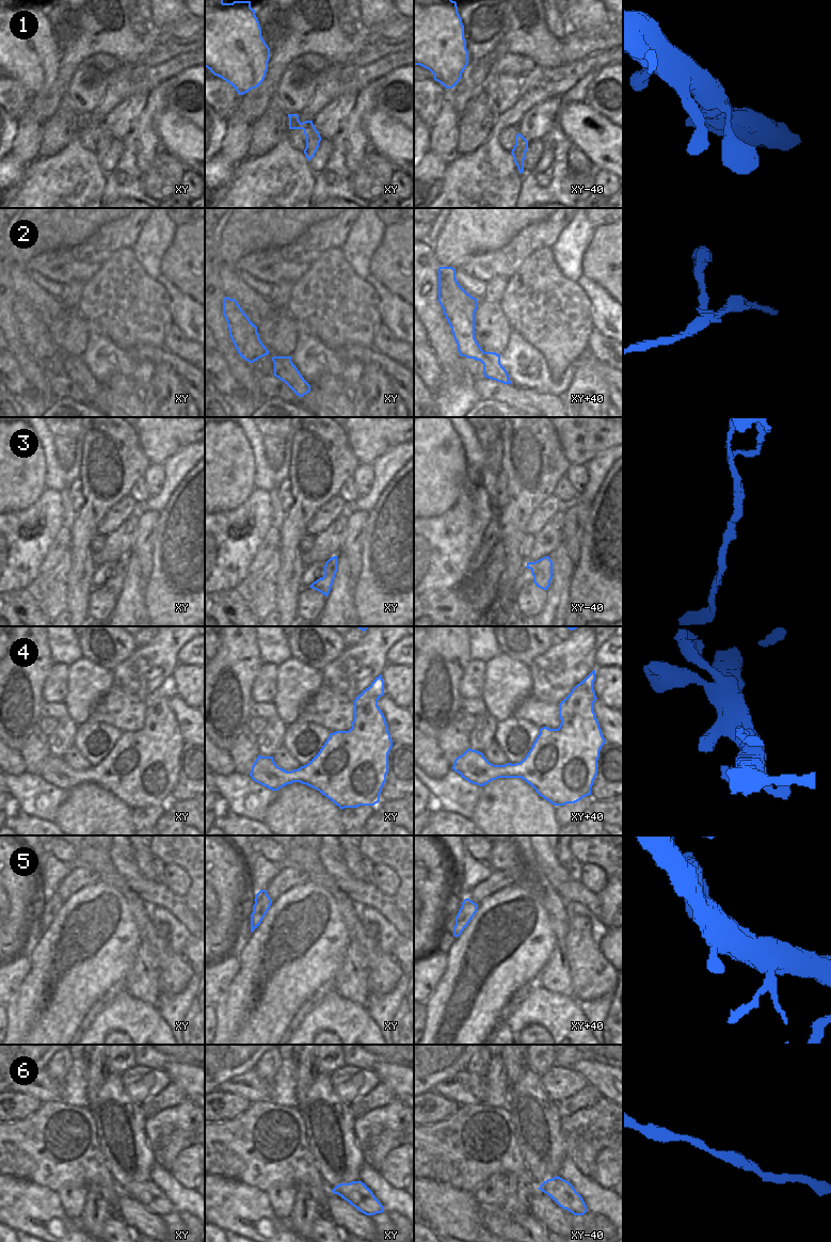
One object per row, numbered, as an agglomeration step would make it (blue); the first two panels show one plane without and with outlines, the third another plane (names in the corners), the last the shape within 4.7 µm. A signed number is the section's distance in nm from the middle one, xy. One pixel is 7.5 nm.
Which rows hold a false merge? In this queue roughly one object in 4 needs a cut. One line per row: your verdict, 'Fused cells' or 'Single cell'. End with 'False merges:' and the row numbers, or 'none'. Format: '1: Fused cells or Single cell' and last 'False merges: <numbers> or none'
1: Single cell
2: Single cell
3: Single cell
4: Single cell
5: Single cell
6: Fused cells
False merges: 6

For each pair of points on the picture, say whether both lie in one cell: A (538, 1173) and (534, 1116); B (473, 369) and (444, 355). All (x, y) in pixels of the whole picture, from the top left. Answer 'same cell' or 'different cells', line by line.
A: same cell
B: different cells

